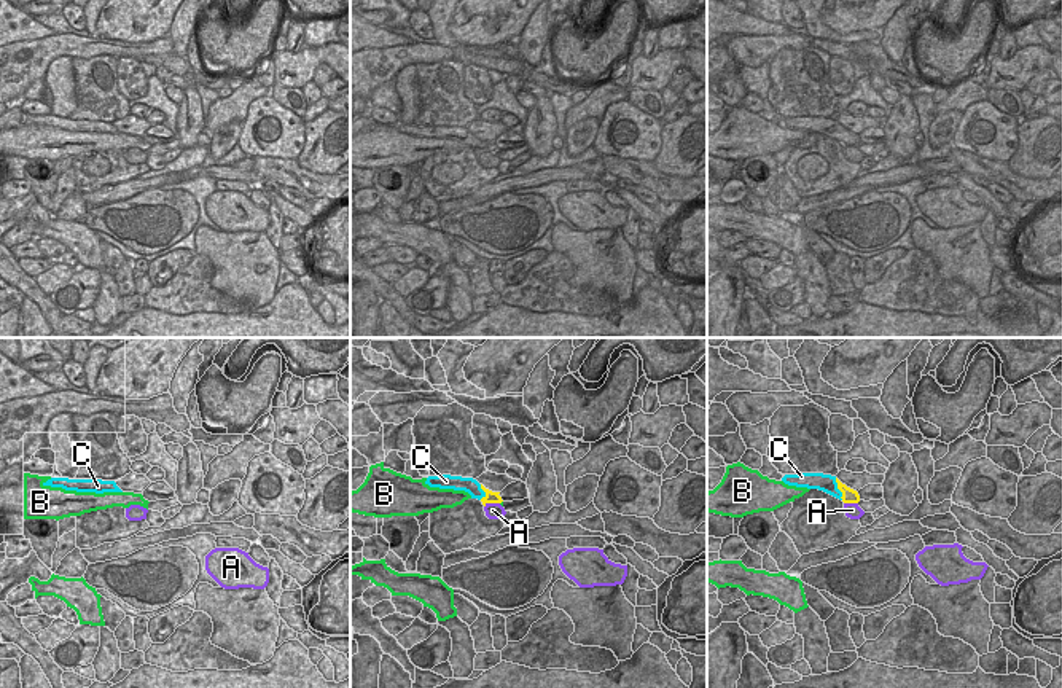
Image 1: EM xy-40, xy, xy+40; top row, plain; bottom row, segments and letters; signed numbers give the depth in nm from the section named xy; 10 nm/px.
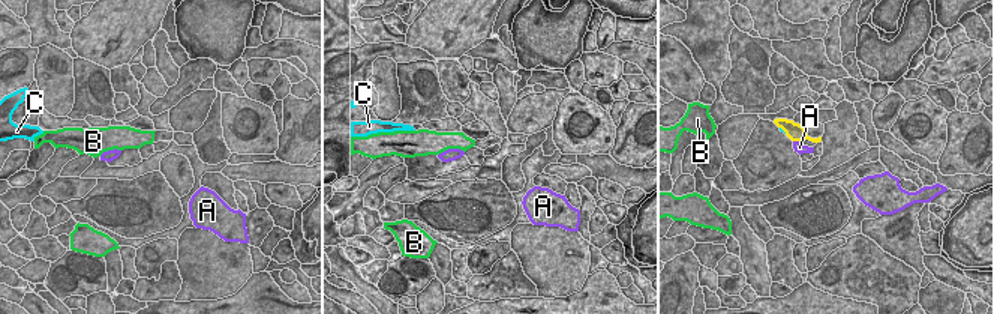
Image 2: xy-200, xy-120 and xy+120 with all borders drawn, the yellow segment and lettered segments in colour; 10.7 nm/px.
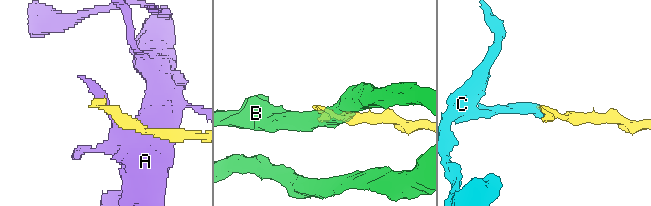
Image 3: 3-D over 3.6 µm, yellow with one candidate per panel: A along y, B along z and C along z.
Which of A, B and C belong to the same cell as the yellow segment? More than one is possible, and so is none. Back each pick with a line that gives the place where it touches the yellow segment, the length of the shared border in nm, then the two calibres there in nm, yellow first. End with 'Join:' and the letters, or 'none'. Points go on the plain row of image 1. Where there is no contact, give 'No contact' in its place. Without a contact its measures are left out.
Join: none.

